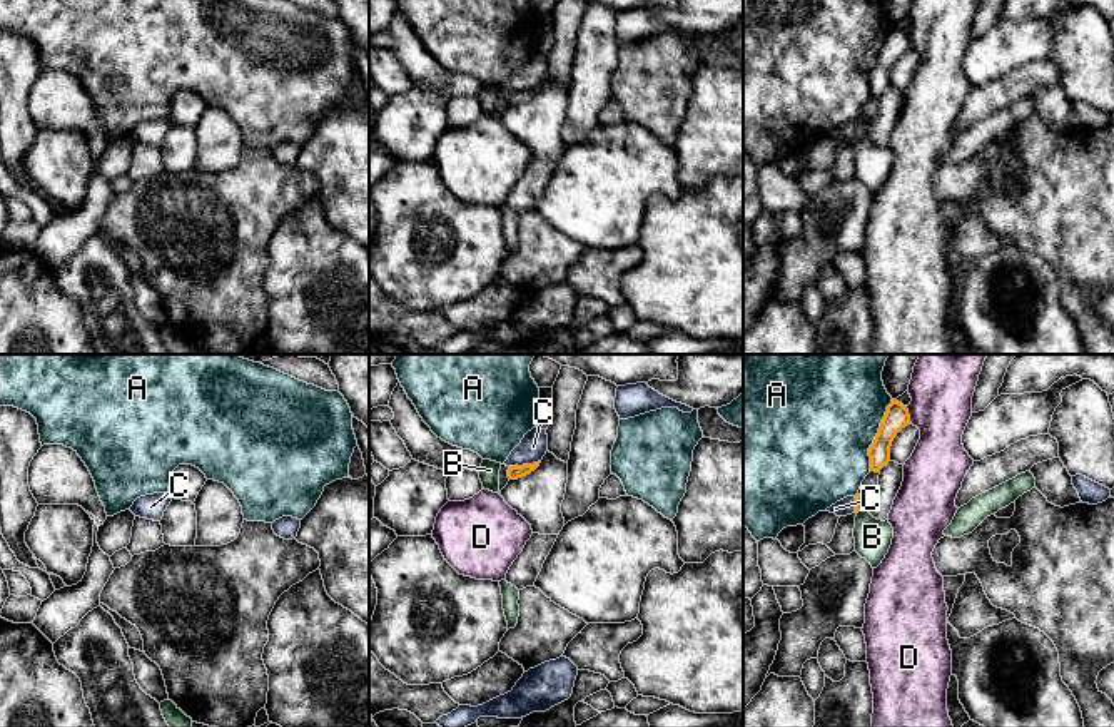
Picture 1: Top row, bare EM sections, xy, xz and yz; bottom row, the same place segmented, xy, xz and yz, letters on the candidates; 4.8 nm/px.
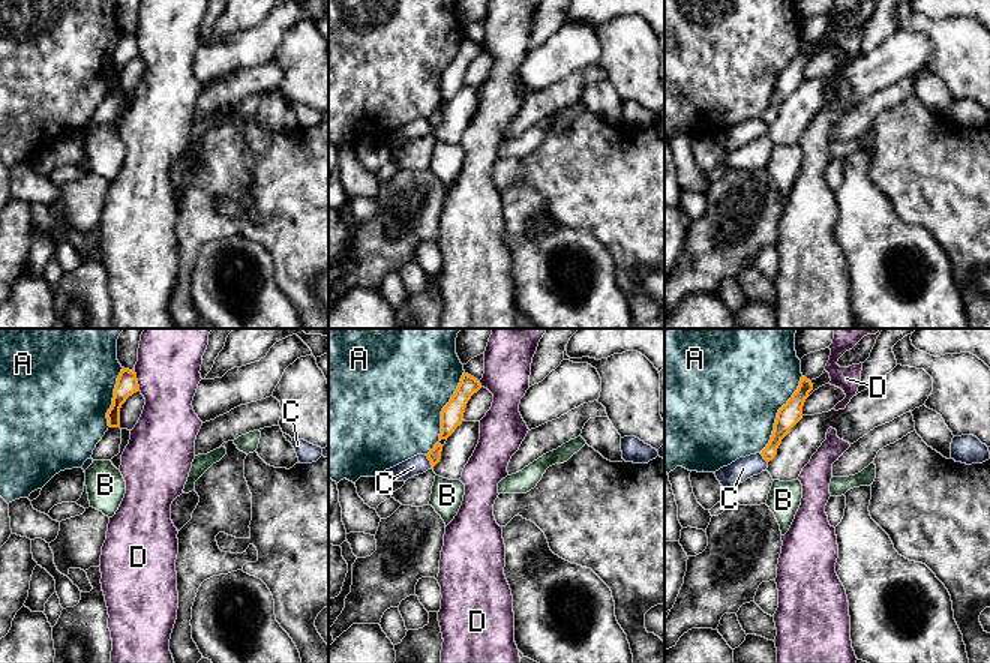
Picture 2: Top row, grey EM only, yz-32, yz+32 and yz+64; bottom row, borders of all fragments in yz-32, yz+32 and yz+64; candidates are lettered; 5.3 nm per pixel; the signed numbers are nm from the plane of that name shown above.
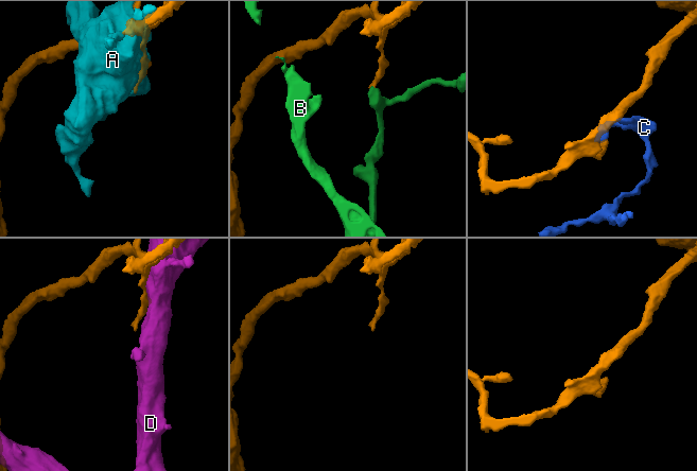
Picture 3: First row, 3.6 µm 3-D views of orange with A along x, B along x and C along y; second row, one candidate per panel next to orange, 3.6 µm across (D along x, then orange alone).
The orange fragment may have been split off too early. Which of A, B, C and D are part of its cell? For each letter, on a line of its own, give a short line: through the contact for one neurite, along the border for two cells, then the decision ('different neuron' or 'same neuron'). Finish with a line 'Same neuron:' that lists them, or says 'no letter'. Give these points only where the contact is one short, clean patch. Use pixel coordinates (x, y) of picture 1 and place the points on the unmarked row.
A: different neuron
B: yz (864, 134), (857, 139) | different neuron
C: xz (540, 86), (530, 91), (510, 92) | different neuron
D: different neuron
Same neuron: no letter

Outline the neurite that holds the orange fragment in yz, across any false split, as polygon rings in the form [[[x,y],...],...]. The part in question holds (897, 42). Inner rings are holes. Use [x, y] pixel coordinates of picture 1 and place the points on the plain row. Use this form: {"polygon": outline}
{"polygon": [[[892,25],[892,28],[887,32],[879,58],[868,74],[870,97],[880,99],[880,95],[890,87],[892,67],[907,50],[910,50],[907,32],[897,25]]]}

